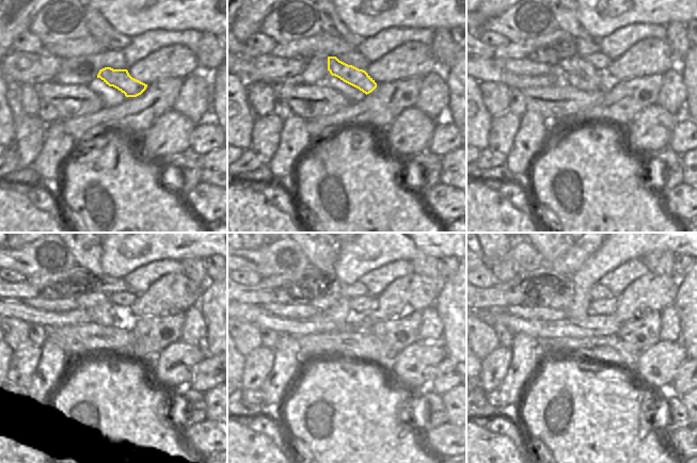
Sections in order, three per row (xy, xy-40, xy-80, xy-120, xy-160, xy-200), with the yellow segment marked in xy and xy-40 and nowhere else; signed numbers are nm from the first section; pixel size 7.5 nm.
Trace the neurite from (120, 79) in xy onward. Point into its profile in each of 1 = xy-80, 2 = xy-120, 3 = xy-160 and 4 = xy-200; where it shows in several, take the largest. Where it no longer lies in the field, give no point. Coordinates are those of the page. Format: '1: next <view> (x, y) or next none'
1: next xy-80 (564, 54)
2: next xy-120 (84, 288)
3: next xy-160 (320, 289)
4: next xy-200 (554, 290)

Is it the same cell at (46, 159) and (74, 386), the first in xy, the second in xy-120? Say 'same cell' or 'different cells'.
different cells

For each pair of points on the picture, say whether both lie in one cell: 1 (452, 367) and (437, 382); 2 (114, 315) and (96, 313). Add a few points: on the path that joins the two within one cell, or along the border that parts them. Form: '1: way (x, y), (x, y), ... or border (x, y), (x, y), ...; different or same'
1: way (448, 370), (440, 379); same
2: way (110, 315), (100, 315); same

